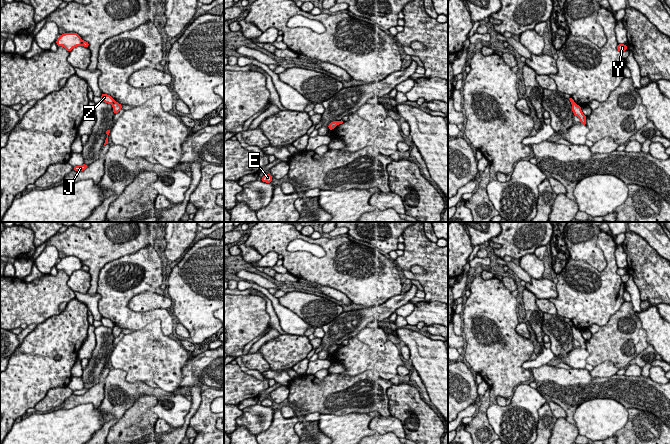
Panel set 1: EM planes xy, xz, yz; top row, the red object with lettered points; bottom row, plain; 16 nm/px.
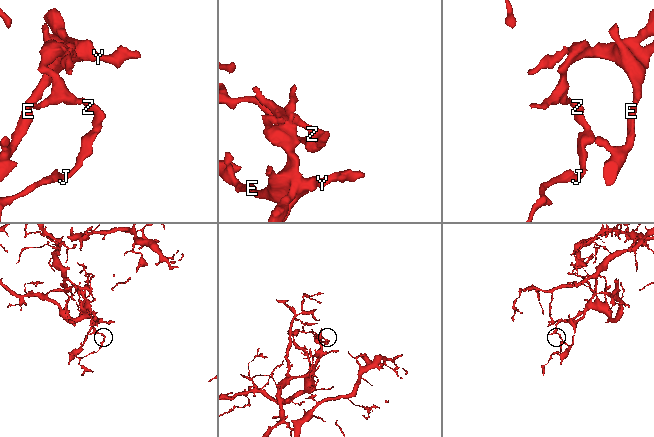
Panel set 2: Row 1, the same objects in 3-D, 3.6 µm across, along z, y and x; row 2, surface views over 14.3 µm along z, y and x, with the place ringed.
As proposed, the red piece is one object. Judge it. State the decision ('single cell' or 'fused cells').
fused cells

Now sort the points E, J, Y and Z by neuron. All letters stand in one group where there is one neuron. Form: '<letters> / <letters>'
E J Y / Z

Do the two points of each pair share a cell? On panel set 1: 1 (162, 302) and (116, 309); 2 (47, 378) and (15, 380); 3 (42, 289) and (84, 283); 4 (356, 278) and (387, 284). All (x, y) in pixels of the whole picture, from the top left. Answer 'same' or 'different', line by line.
1: different
2: same
3: different
4: same

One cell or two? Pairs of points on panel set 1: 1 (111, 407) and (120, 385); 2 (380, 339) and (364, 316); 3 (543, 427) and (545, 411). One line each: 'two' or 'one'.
1: one
2: two
3: one

